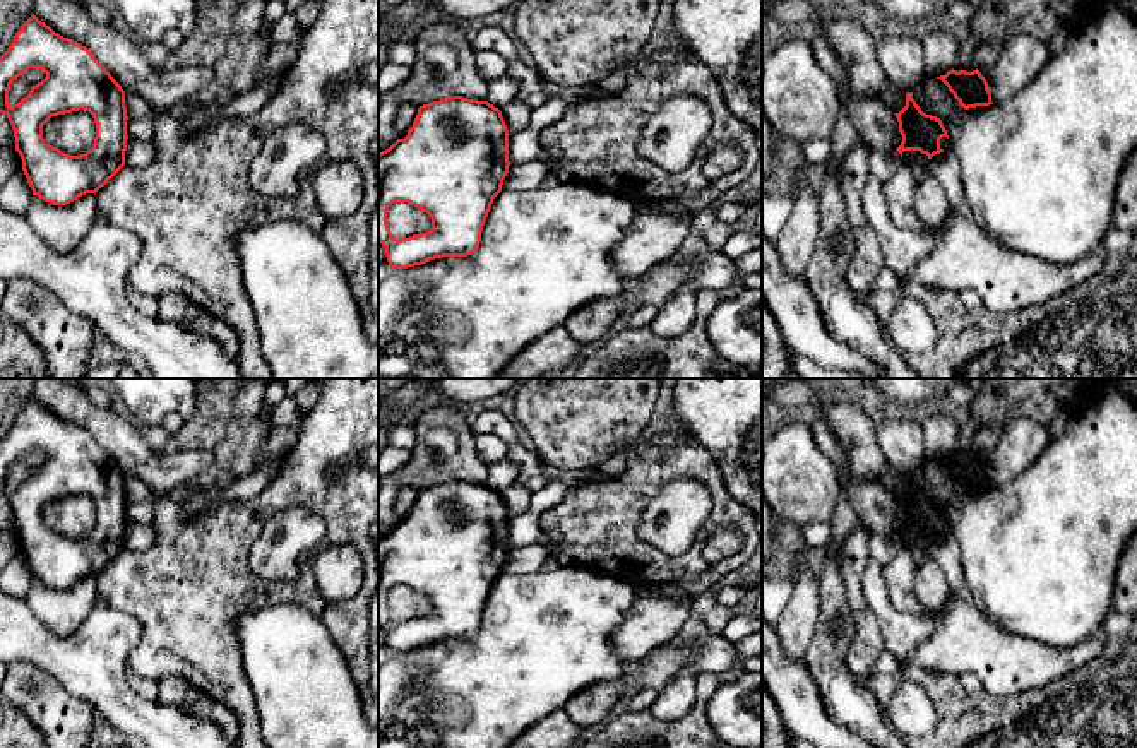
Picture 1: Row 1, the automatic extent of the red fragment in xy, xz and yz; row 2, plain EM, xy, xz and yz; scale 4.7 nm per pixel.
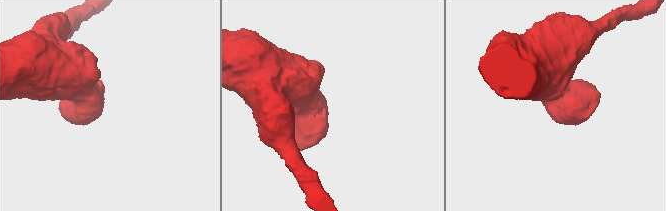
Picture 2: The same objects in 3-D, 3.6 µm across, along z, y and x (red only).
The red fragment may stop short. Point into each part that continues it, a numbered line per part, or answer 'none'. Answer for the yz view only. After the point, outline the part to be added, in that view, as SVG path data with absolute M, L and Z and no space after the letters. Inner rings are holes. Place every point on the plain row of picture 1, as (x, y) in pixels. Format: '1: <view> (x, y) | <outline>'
none

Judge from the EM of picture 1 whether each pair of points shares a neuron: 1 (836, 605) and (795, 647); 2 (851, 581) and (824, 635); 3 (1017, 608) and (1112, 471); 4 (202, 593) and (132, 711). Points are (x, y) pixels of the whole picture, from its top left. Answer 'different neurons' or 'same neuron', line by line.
1: different neurons
2: different neurons
3: same neuron
4: different neurons

